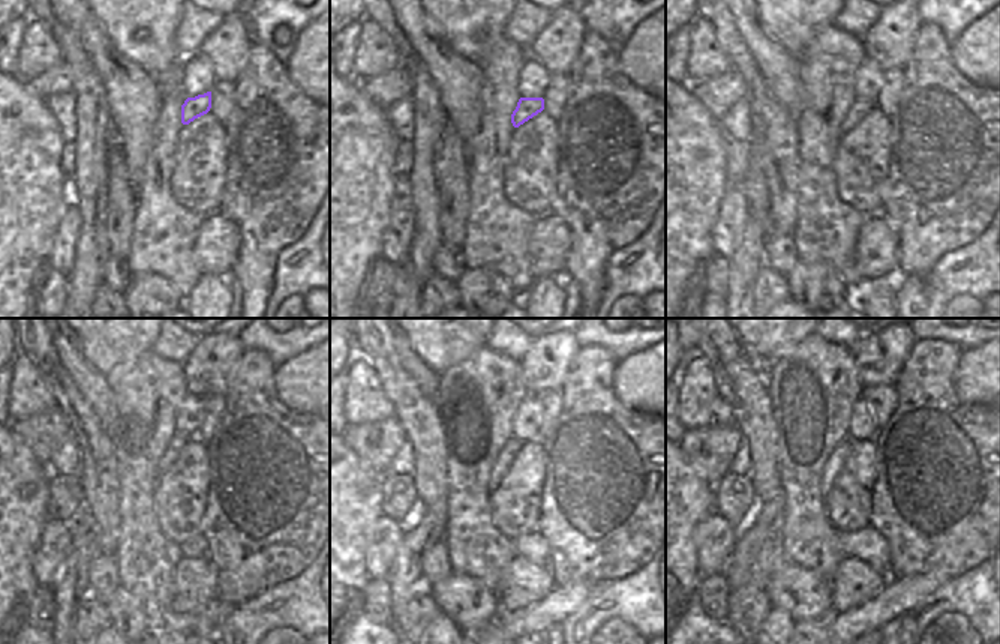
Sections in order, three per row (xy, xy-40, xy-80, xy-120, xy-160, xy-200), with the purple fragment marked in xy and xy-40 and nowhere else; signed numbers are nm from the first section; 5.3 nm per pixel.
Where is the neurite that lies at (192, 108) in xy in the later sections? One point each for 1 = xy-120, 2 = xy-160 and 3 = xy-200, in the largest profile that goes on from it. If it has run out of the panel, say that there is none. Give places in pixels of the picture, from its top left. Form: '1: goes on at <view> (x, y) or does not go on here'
1: goes on at xy-120 (177, 443)
2: goes on at xy-160 (508, 451)
3: goes on at xy-200 (835, 461)

